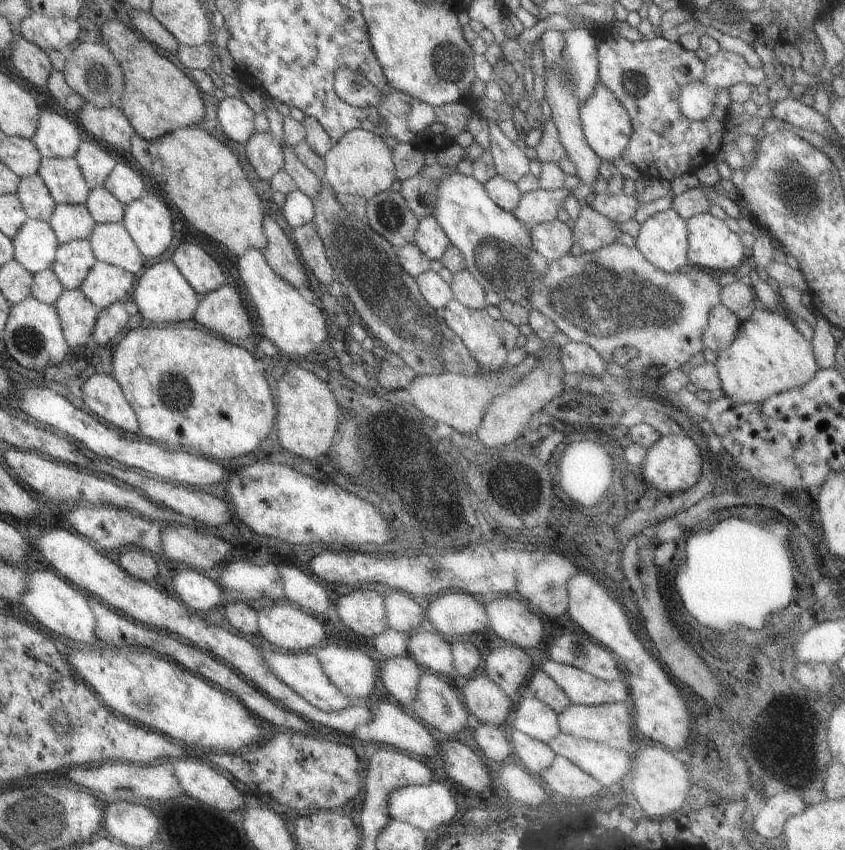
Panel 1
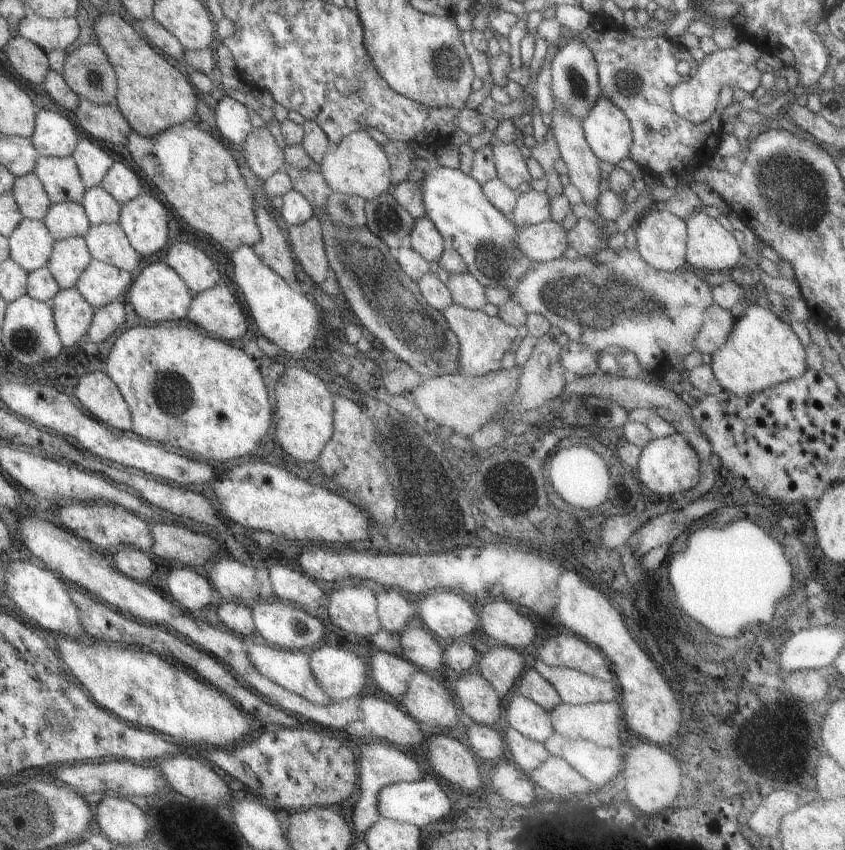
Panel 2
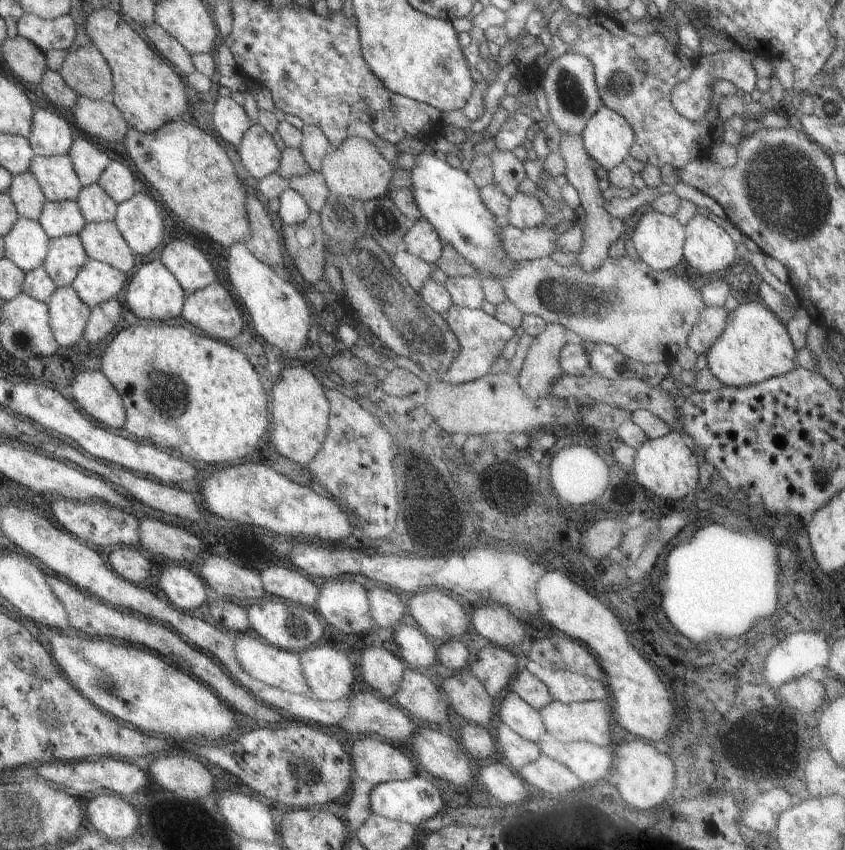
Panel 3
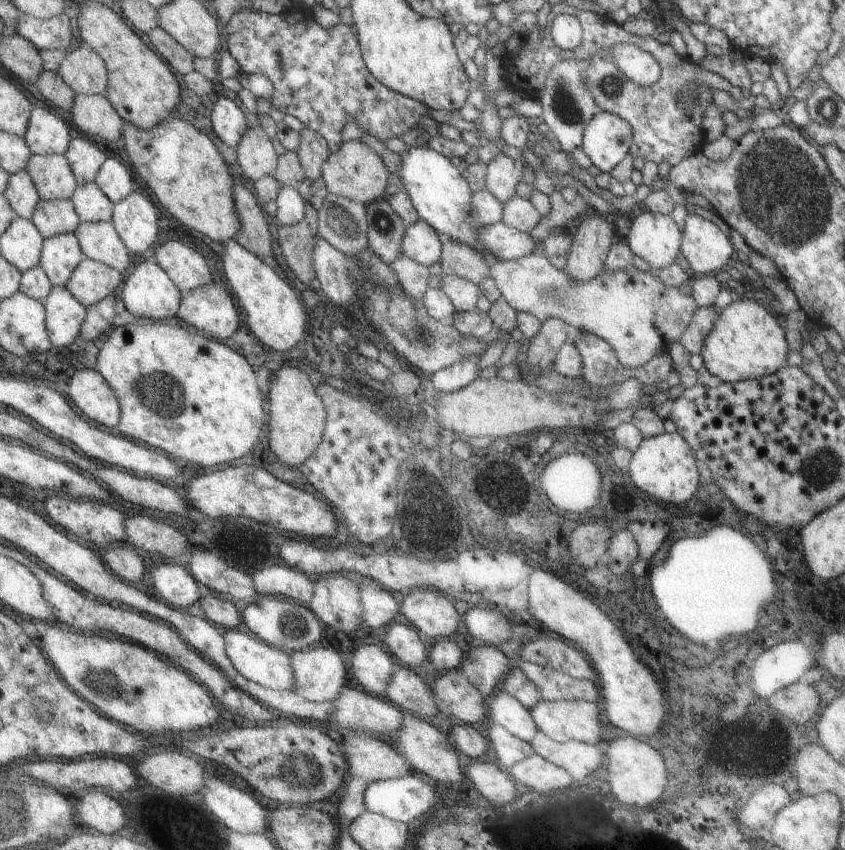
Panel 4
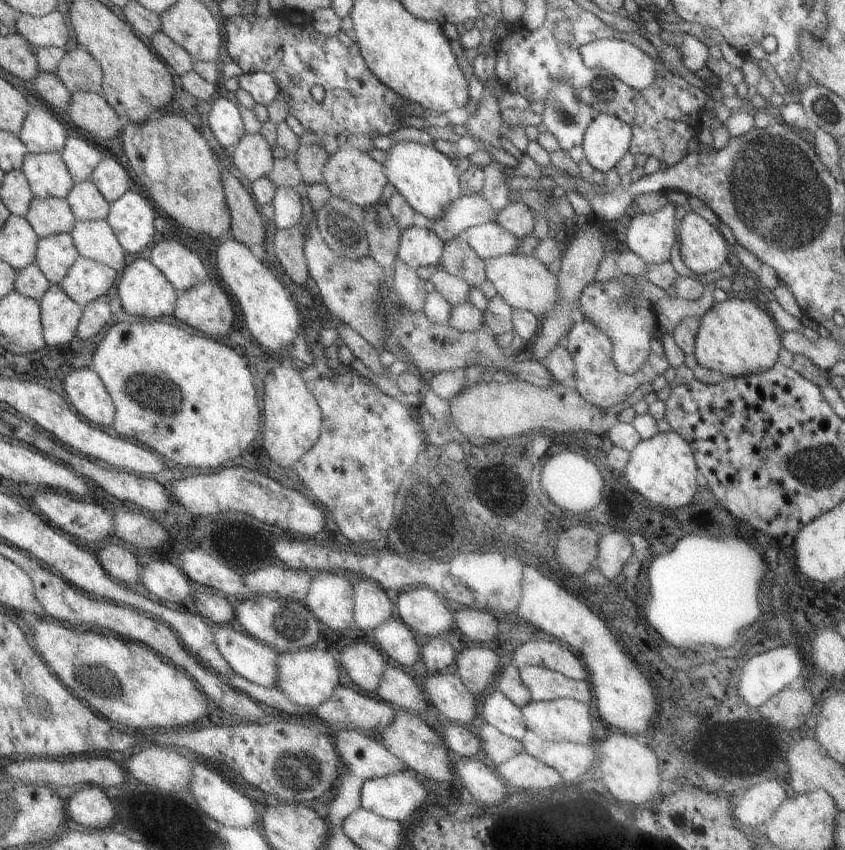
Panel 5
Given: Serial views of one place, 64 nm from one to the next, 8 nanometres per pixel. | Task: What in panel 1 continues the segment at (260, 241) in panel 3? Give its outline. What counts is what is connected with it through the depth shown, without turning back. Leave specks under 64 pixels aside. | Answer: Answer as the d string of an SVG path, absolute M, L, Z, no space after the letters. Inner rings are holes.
M265 214L262 224L263 234L266 236L267 244L264 249L261 250L261 254L264 256L266 263L271 267L271 270L279 278L282 278L286 283L289 283L293 288L308 288L309 279L305 276L305 267L301 263L300 256L296 251L296 248L293 246L289 238L283 233L283 230L269 217L268 214Z

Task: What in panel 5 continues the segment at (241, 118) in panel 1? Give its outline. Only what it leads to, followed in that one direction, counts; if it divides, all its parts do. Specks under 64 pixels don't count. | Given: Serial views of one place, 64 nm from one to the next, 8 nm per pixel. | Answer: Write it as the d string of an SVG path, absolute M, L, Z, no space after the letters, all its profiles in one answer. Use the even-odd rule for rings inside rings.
M223 94L223 96L215 98L215 100L210 101L209 104L211 109L207 116L207 124L209 125L211 134L215 137L215 140L222 148L226 149L231 146L235 147L235 144L239 142L241 136L245 133L239 110L237 110L237 104L227 94Z

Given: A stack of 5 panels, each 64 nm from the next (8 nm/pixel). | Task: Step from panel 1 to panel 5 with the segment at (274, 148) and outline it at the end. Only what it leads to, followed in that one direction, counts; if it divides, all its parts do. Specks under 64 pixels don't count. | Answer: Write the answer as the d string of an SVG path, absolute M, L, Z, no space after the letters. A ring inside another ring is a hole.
M245 132L235 144L231 160L239 173L247 180L253 181L265 177L273 167L272 148L260 132Z

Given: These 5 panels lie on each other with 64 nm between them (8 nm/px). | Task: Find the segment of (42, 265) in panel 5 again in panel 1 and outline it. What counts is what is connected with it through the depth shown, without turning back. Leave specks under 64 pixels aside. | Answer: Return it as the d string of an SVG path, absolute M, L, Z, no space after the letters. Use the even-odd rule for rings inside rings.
M73 239L66 243L59 243L50 269L63 285L64 289L77 289L88 273L88 270L97 262L93 256L87 239Z

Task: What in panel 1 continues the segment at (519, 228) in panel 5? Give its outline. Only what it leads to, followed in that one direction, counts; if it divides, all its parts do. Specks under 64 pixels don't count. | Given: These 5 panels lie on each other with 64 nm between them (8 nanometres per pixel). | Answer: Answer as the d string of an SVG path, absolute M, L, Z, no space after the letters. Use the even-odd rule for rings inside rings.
M565 187L560 189L537 188L523 193L510 213L529 229L536 224L555 219L557 210L563 206L567 195Z

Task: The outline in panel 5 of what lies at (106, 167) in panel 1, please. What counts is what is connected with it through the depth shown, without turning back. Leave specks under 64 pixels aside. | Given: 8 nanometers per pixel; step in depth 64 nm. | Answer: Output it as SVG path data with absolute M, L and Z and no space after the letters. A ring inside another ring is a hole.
M66 138L59 154L65 164L67 173L74 184L88 181L93 168L104 157L89 142L79 138Z

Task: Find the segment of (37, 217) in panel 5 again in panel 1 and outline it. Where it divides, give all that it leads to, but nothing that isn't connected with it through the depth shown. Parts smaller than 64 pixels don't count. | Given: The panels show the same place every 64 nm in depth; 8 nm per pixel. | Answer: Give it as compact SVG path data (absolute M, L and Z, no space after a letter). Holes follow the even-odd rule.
M55 205L48 225L54 232L59 243L73 239L86 239L95 226L95 221L89 216L84 205Z

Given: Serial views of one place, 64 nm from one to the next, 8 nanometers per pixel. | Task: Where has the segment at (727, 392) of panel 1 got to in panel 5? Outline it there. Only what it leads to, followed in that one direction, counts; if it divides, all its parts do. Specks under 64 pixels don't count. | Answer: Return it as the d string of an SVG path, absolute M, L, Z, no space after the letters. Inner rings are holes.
M742 299L713 302L698 317L699 328L693 340L693 355L699 367L721 372L725 377L737 377L776 364L777 352L782 348L779 332L774 320L754 302Z

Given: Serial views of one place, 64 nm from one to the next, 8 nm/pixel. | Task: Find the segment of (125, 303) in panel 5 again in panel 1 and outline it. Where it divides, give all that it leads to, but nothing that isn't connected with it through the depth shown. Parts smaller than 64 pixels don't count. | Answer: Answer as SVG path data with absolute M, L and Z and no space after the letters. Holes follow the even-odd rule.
M160 260L147 268L143 267L141 276L137 278L135 286L130 290L128 299L135 302L138 313L153 324L180 324L181 321L192 318L203 295L197 294L195 289L187 284L181 273L170 260Z

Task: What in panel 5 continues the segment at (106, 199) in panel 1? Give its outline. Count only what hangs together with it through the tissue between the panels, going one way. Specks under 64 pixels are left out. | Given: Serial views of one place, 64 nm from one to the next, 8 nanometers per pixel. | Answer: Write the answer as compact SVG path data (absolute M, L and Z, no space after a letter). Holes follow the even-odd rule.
M90 181L74 184L64 200L77 221L104 221L110 208Z

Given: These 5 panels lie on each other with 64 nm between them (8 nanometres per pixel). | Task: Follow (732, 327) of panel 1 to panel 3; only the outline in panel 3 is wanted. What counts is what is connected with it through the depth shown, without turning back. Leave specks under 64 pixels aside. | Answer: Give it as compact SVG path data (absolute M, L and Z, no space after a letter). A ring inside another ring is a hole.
M703 307L694 327L688 332L686 347L695 354L705 354L723 332L728 317L723 307Z

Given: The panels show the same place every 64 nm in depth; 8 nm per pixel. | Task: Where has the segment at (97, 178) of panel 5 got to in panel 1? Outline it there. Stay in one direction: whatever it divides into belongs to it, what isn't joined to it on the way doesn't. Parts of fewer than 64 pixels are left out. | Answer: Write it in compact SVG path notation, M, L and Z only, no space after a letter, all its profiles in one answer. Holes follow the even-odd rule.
M116 164L101 186L120 203L128 205L145 194L145 186L135 170L125 164Z

